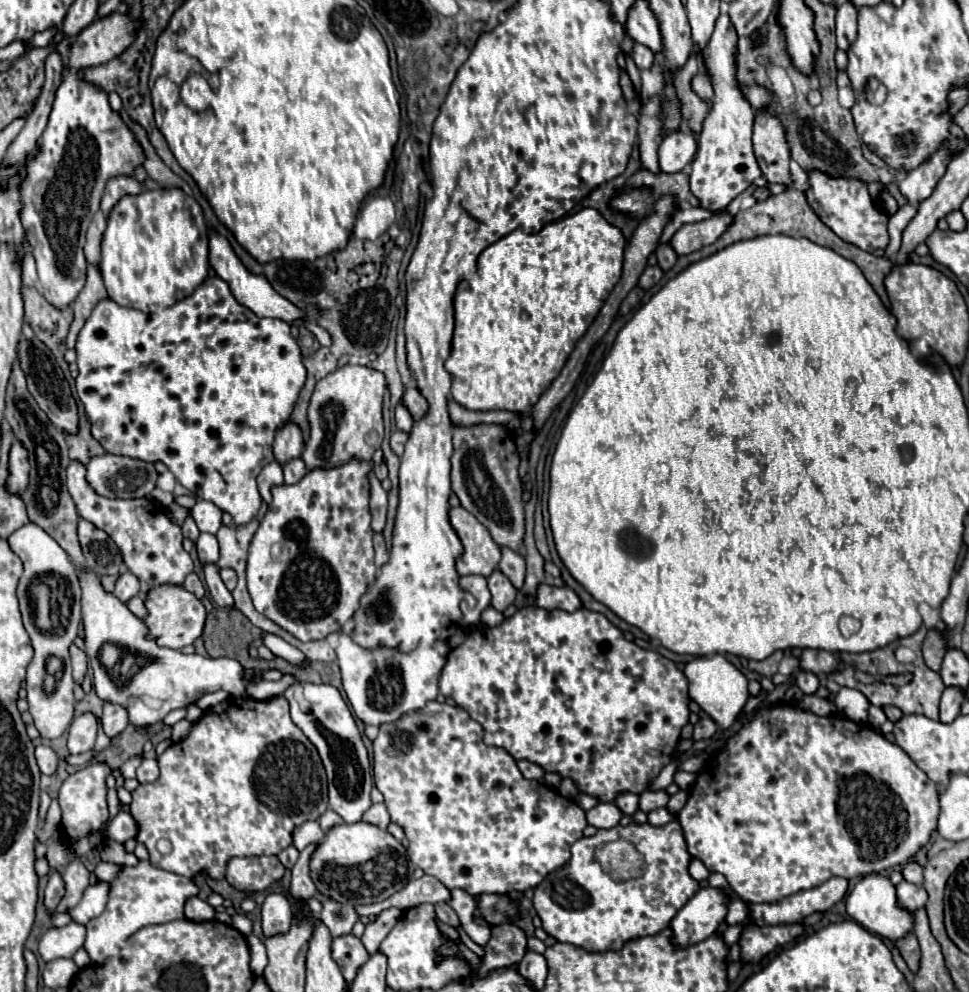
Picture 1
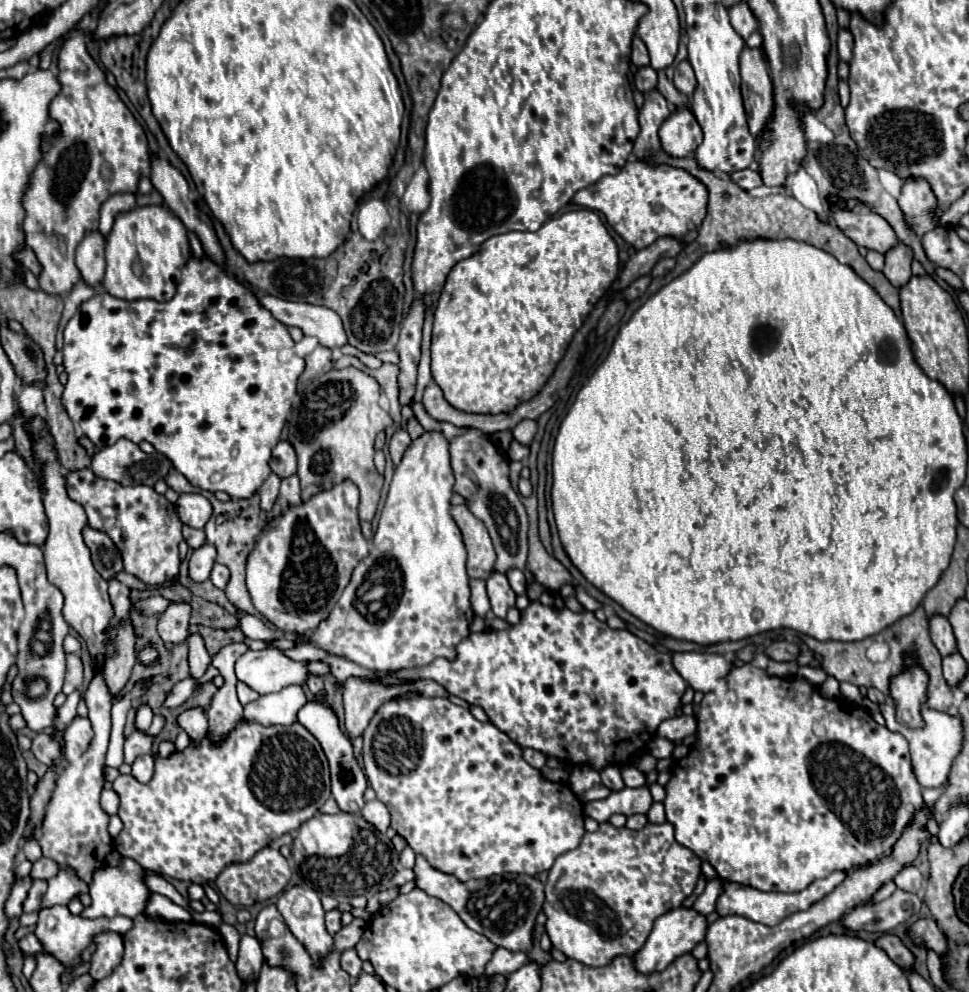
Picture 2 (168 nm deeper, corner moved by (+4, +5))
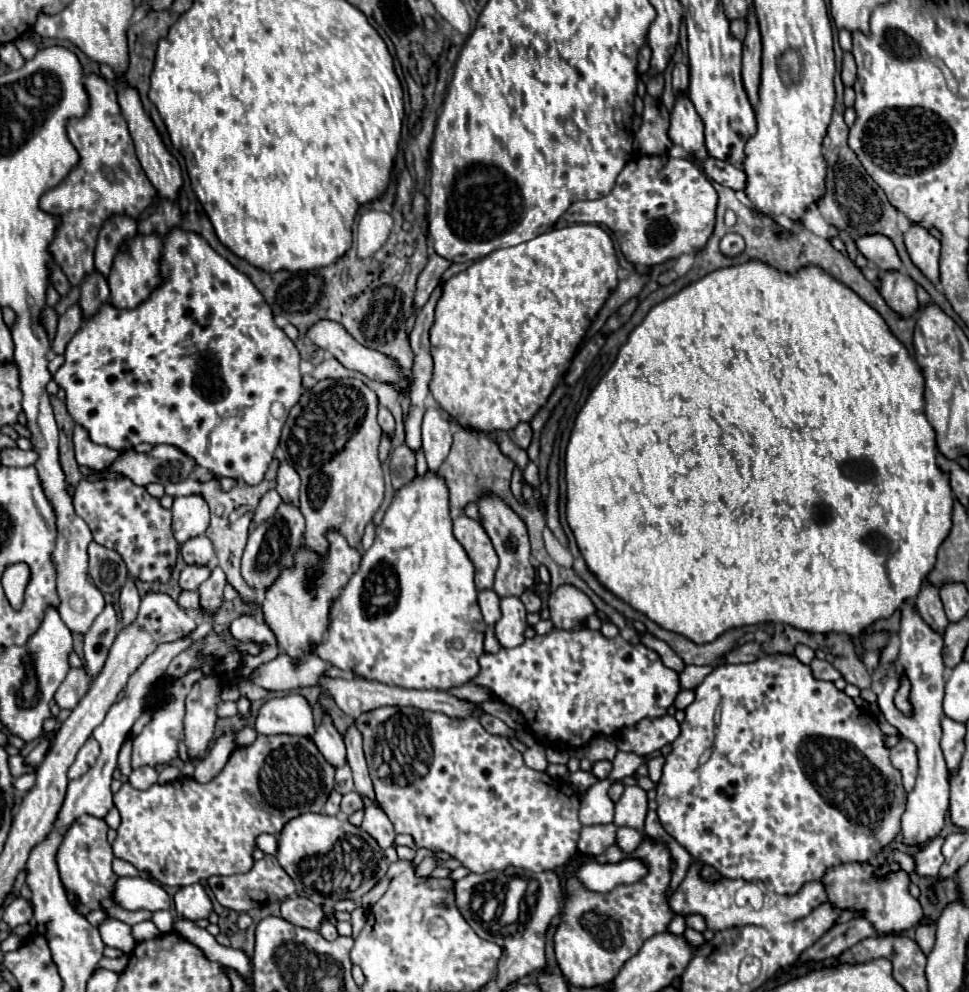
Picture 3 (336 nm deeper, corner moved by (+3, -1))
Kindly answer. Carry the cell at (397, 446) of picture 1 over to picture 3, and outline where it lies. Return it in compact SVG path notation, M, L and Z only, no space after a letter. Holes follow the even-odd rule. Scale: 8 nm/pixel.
M401 444L391 450L391 482L393 488L399 490L399 486L407 484L411 478L415 478L415 454L407 444Z

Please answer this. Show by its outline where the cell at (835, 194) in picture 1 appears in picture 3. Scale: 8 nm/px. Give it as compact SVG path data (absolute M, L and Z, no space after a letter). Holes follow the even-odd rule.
M865 234L855 240L857 250L879 270L903 270L893 242L883 234Z

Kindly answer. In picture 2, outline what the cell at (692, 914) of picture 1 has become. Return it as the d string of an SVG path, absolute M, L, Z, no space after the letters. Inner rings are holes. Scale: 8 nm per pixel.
M676 908L676 910L670 910L668 914L660 916L656 922L654 922L654 928L646 940L646 944L632 956L634 960L634 968L636 972L642 972L642 974L650 974L650 972L662 972L666 970L678 956L684 956L688 952L694 950L696 944L700 944L706 936L706 928L708 928L708 922L704 916L700 916L696 910L686 910L686 908Z

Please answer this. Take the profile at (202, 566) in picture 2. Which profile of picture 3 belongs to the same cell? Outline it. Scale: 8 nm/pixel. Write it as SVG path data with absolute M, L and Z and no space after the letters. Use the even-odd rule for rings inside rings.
M189 564L183 568L181 578L179 578L179 586L183 590L197 590L211 574L209 566L197 566L197 564Z

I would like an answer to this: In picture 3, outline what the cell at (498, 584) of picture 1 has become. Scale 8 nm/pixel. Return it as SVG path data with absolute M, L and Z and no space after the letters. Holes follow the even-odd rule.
M505 596L499 600L501 608L501 618L495 624L495 634L501 646L513 648L519 646L525 638L523 632L527 628L527 610L523 610L523 604L519 602L517 596Z

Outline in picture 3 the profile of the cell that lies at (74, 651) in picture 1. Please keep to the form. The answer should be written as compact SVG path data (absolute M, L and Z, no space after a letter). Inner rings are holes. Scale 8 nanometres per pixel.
M71 668L67 678L61 682L61 686L55 692L55 702L59 708L69 708L73 710L77 702L87 694L91 686L91 678L87 678L85 668Z

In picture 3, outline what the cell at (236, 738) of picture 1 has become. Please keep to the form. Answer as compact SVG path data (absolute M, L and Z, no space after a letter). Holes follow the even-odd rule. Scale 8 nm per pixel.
M277 734L277 736L257 736L253 744L249 746L239 746L229 762L225 764L225 768L211 780L211 782L197 782L195 778L177 778L175 782L167 782L167 784L155 784L147 790L137 790L133 788L129 782L125 782L119 792L113 796L113 800L117 802L117 808L119 808L119 814L121 814L121 826L117 830L117 838L113 842L113 852L117 858L123 858L127 862L131 862L139 872L147 872L153 880L157 880L159 884L165 884L165 886L189 886L189 884L195 884L199 880L207 880L209 876L231 876L231 874L245 874L253 868L255 860L253 860L253 850L257 848L257 836L261 834L273 834L273 836L279 836L279 832L285 828L285 824L305 812L321 812L329 794L333 792L333 786L335 786L335 772L333 772L333 766L323 758L323 754L319 752L319 748L315 746L315 742L311 742L311 738L305 738L305 736L287 736L287 734Z

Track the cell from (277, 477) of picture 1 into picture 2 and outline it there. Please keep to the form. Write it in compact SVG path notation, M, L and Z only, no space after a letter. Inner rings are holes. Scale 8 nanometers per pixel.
M270 474L270 476L266 478L266 482L264 482L264 484L260 486L260 490L258 490L264 512L270 512L270 510L272 510L274 500L278 498L278 490L280 490L280 478L278 478L276 474Z

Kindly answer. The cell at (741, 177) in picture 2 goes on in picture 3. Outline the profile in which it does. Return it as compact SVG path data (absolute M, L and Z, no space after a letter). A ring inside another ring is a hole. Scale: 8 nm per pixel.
M707 158L703 162L699 162L703 166L703 172L719 182L721 186L727 186L727 188L733 188L733 190L745 190L747 186L747 176L745 172L739 168L739 166L733 166L733 164L727 164L727 162L719 162L715 158Z

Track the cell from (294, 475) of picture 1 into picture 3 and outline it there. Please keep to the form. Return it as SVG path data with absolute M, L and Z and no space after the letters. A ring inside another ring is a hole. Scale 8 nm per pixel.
M283 502L277 508L273 520L255 526L249 534L241 564L241 574L243 578L247 578L247 584L261 592L267 586L271 586L271 582L275 582L275 574L279 574L283 566L291 566L291 554L295 552L295 546L299 546L299 542L303 540L303 532L305 532L305 518L301 510L289 502Z

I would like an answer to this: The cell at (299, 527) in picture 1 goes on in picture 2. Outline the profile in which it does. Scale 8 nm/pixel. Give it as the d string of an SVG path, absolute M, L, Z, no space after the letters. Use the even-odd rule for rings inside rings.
M344 480L342 484L318 492L308 502L288 508L278 520L268 524L258 536L246 566L246 584L256 610L276 628L292 634L312 632L336 606L342 590L350 582L356 564L368 556L368 542L360 532L358 522L358 488Z

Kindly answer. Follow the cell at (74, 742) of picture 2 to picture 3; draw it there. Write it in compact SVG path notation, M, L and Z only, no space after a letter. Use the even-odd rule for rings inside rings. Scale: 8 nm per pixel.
M89 738L89 740L83 744L83 748L77 752L77 758L75 758L75 762L71 764L71 768L69 768L69 778L71 778L71 780L73 780L73 778L79 778L79 776L87 770L87 766L91 766L91 762L95 762L97 754L99 754L99 744L95 742L95 738Z

